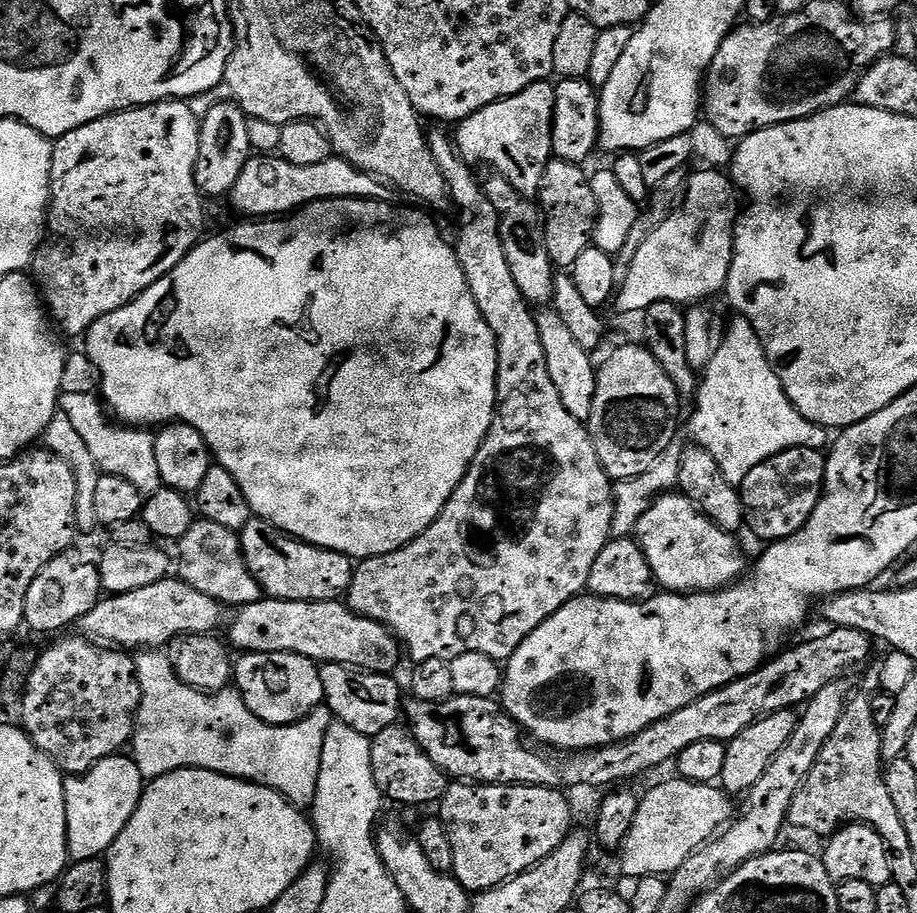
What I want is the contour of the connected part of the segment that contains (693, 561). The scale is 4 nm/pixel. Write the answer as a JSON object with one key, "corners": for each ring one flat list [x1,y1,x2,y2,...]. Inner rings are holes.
{"corners":[[661,494,653,500,652,504,649,505,648,509,642,514,636,531,634,533,634,539,639,544,641,550,646,554,646,562,650,562,650,570,652,571,652,578,656,581,657,585,661,589,670,592,679,592,681,594,687,594,690,592,714,592,725,586,731,585,737,578,743,577,746,572,746,564,744,568,744,556,740,553,740,548,736,545,737,537,733,533,722,530,714,522,710,522,710,518,706,518,698,511,694,505,689,502,683,494]]}

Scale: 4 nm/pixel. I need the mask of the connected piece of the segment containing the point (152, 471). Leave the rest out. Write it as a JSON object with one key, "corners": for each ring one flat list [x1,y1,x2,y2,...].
{"corners":[[63,394,58,408,63,415,70,418,70,423,74,425,74,430,78,430,82,442,86,442,86,450,90,450,90,458,94,458,101,473,121,476,126,478,126,482,134,482,134,486,138,486,142,494,157,492,162,487,158,474,158,458,154,458,156,437,151,431,140,426,121,426,113,422,95,395]]}

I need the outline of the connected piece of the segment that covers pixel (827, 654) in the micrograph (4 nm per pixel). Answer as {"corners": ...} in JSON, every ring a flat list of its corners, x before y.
{"corners":[[833,627,825,636,816,636,781,656,773,655,771,659,760,665,758,670,730,682,726,686,716,688,710,694,698,698,698,702,690,702,690,706,682,706,682,710,674,710,666,718,654,722,654,726,646,726,638,734,616,744,609,744,606,748,589,750,579,754,561,755,561,760,555,760,547,751,533,746,526,739,525,733,515,724,503,707,495,699,487,696,462,696,453,694,449,700,435,704,425,700,409,699,403,705,402,716,415,740,422,746,422,750,449,778,460,782,474,784,525,784,539,788,558,788,569,790,579,784,588,788,607,789,609,786,619,785,621,782,632,782,635,776,648,772,651,768,660,768,664,763,675,761,676,757,686,750,686,746,694,746,694,742,718,742,724,744,732,740,746,726,758,722,763,716,781,712,787,708,796,710,805,702,814,698,822,686,830,686,830,682,841,679,851,668,864,664,872,652,874,640,862,630]]}

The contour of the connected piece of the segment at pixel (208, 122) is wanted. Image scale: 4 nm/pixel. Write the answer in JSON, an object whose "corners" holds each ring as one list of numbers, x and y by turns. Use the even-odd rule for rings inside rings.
{"corners":[[235,102,219,104,200,120,200,141,198,142,198,160,196,162,196,186,201,197,224,196,232,191,238,174,246,166,248,157,253,155,248,129,249,117]]}

